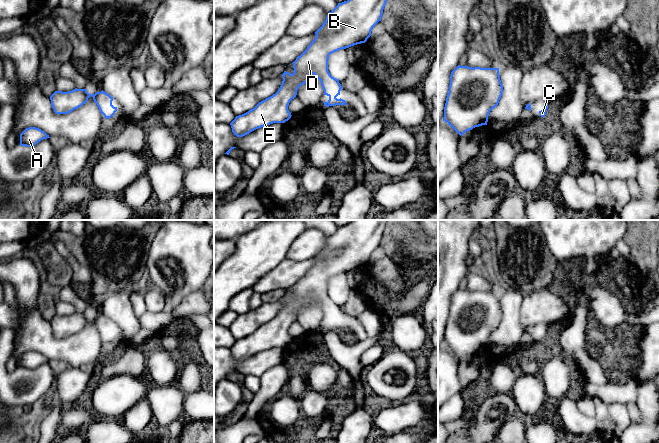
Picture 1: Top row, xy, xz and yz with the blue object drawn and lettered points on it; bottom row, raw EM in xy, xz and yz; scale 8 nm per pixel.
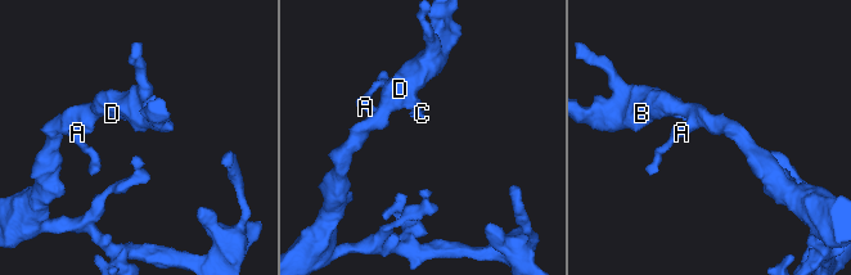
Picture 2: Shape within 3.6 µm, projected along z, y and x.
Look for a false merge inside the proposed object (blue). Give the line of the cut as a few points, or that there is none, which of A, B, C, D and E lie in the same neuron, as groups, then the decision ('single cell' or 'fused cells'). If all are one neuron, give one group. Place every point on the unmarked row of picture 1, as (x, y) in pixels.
no cut | A B C D E | single cell

